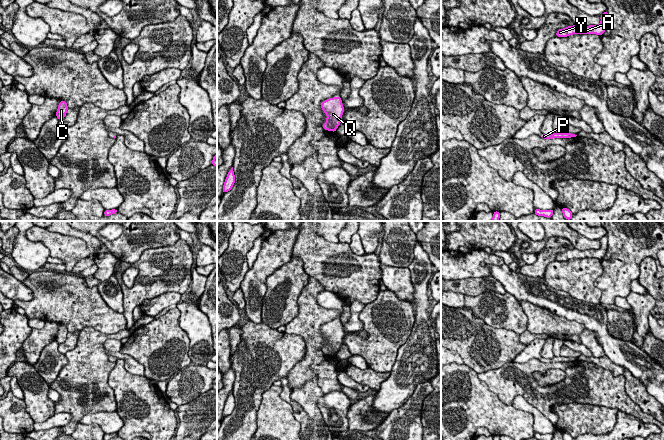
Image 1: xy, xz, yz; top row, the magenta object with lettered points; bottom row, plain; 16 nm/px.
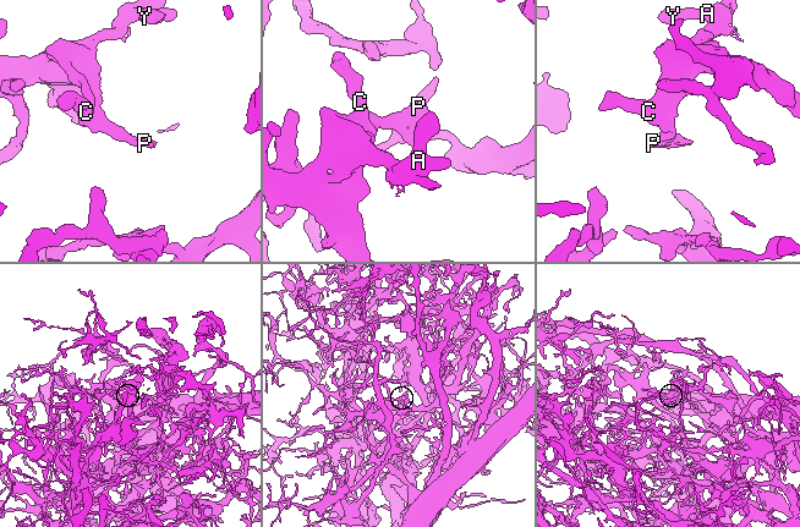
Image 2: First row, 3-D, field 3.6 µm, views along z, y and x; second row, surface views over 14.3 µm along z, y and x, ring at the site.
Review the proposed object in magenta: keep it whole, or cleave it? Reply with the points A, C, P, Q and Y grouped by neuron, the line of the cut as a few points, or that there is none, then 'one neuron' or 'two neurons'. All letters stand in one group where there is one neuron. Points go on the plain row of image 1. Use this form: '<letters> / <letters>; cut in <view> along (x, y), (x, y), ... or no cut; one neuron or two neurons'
A C P Q Y; no cut; one neuron

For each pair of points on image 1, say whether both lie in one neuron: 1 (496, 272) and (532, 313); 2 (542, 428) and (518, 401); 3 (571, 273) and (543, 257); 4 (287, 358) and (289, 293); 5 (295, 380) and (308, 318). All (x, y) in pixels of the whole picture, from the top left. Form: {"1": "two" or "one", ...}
{"1": "two", "2": "one", "3": "two", "4": "two", "5": "one"}

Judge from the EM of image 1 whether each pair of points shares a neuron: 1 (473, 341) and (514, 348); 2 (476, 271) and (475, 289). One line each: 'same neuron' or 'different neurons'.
1: same neuron
2: different neurons

